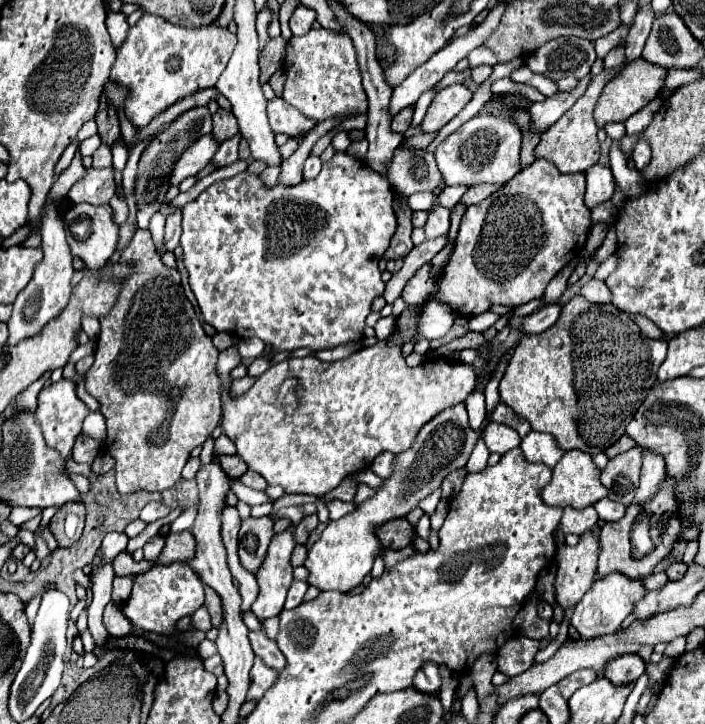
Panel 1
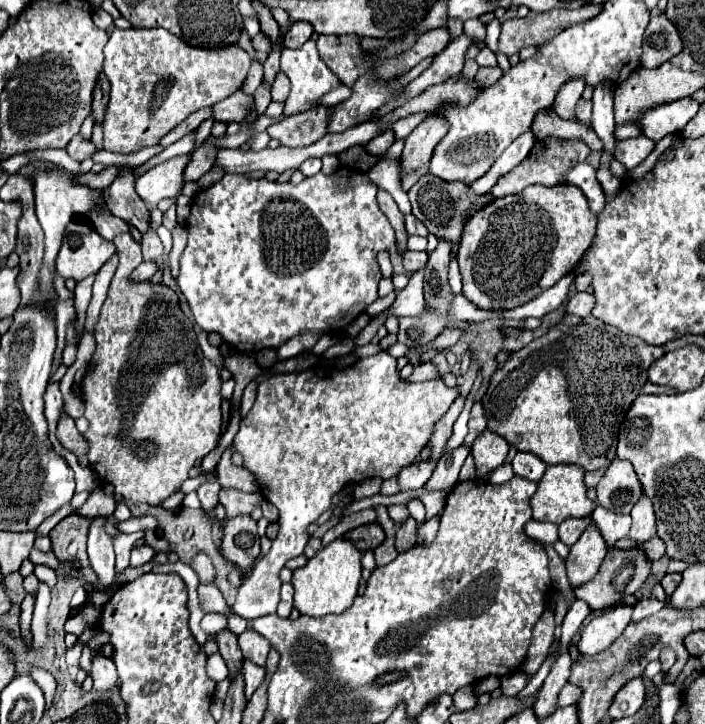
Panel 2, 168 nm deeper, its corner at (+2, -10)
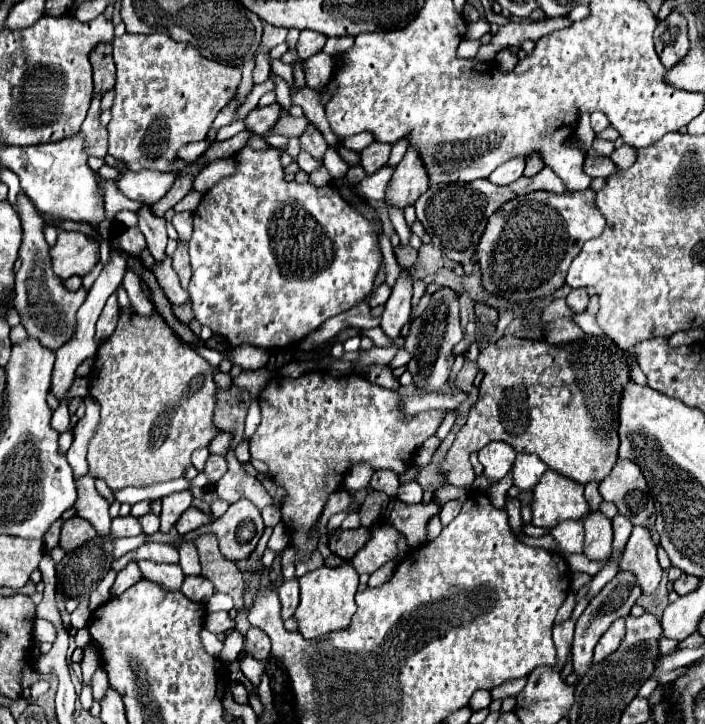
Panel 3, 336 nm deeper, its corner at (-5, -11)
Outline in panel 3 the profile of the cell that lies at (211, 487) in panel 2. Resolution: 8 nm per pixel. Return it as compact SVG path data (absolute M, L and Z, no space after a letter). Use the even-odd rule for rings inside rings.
M211 453L209 459L207 459L207 463L205 463L205 475L207 475L209 483L215 485L225 473L227 473L227 461L225 461L225 457Z

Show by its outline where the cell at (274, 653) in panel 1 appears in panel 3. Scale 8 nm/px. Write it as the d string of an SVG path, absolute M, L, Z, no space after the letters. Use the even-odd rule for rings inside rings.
M251 627L245 635L245 651L259 661L267 661L271 657L271 641L263 631Z

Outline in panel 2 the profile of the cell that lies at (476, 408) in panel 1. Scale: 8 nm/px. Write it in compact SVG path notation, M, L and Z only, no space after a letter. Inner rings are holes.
M458 446L456 450L452 450L450 454L444 454L436 466L436 472L432 474L432 478L426 482L426 486L430 490L448 490L456 486L458 480L458 472L466 460L466 456L470 454L470 448Z

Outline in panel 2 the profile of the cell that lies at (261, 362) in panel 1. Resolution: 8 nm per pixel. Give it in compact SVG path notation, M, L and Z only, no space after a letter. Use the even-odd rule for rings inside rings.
M252 381L246 386L243 392L241 405L240 405L241 418L245 417L247 413L250 411L250 409L252 408L256 398L258 385L259 384L257 382Z

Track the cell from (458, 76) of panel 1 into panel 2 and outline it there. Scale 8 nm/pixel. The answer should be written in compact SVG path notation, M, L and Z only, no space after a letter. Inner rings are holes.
M420 112L420 114L412 114L412 116L406 116L406 118L398 120L398 122L392 126L392 132L396 134L396 140L398 140L398 138L406 138L424 118L426 118L426 114Z

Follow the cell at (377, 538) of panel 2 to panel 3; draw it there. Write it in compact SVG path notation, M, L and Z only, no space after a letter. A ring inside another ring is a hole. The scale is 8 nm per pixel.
M357 527L351 531L337 529L337 531L333 531L333 535L329 539L329 547L335 555L339 555L343 559L351 559L369 539L371 539L371 529L367 529L367 527Z

